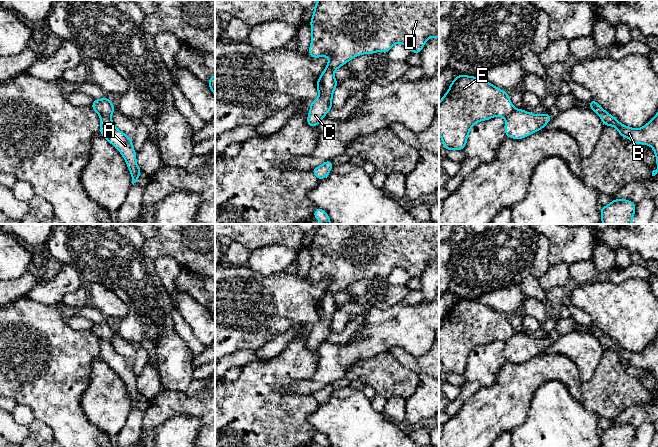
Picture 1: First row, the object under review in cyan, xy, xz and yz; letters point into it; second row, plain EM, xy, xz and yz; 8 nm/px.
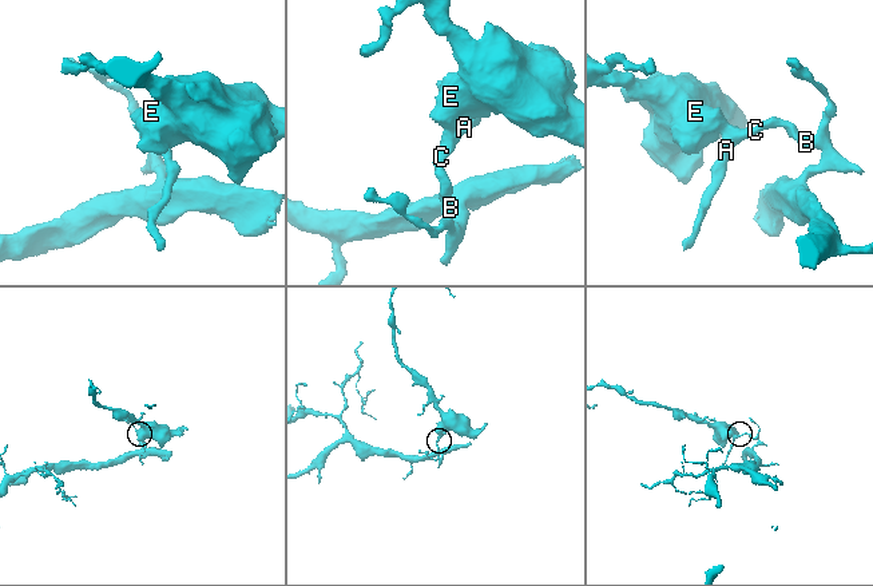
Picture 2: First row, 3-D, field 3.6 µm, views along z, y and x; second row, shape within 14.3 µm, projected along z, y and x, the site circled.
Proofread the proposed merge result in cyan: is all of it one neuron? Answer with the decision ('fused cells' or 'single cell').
fused cells

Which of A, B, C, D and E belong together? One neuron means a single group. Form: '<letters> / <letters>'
A B C / D E

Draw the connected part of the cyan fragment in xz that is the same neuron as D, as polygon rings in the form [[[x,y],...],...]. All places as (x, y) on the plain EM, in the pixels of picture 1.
[[[318,224],[314,230],[314,236],[310,244],[311,249],[311,268],[308,273],[308,277],[312,282],[319,282],[323,280],[329,281],[329,286],[325,293],[332,295],[337,294],[342,289],[348,287],[352,282],[363,279],[371,278],[376,276],[388,277],[394,268],[400,267],[409,272],[411,277],[420,278],[426,265],[430,261],[439,262],[439,224]]]

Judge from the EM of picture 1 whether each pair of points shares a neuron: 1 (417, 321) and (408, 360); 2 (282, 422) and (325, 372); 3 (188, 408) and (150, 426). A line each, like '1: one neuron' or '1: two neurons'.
1: two neurons
2: two neurons
3: one neuron

